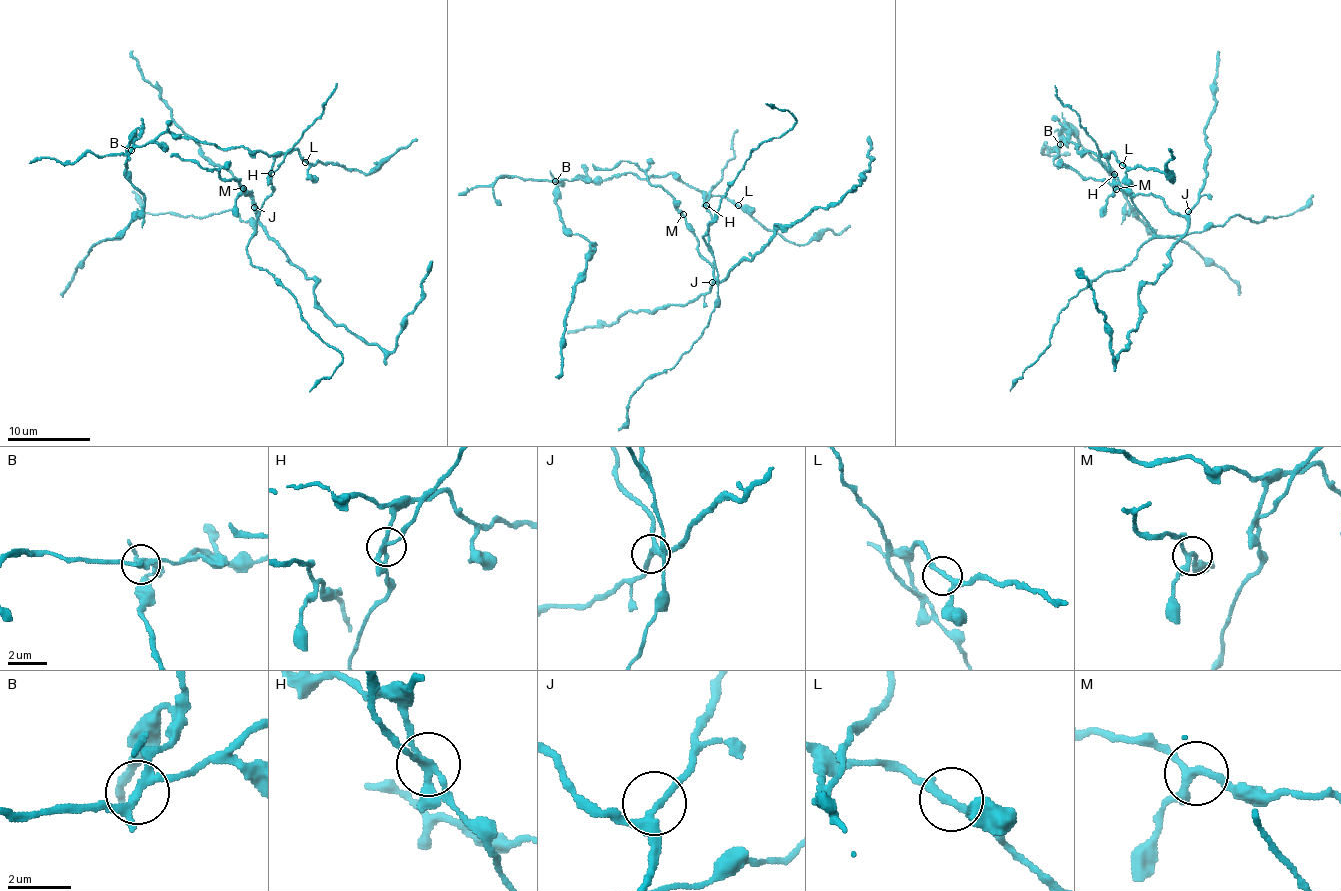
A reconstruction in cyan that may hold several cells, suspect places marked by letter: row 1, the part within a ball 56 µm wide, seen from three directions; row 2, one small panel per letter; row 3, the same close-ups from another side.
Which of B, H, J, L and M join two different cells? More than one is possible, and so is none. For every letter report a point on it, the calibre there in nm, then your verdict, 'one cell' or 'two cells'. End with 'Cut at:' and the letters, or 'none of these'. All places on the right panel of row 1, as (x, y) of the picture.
B: at (1060, 144); 220 nm thick; two cells
H: at (1114, 174); 200 nm thick; two cells
J: at (1188, 211); 240 nm thick; one cell
L: at (1122, 165); 180 nm thick; one cell
M: at (1116, 189); 220 nm thick; one cell
Cut at: B, H

